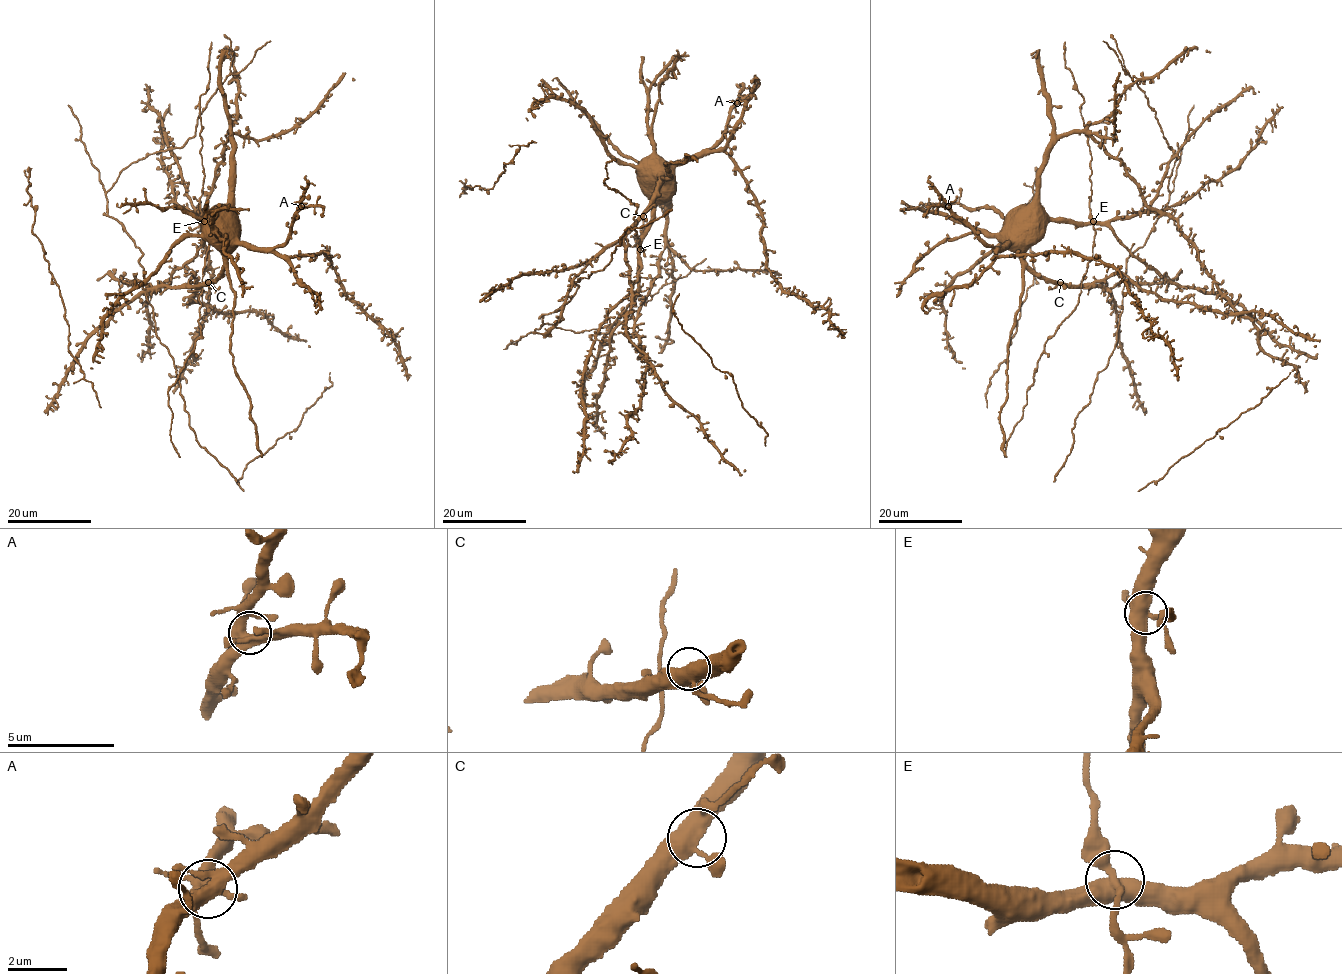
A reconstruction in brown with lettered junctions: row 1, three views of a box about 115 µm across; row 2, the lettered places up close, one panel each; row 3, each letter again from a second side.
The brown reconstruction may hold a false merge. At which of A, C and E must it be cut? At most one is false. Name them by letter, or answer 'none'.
none

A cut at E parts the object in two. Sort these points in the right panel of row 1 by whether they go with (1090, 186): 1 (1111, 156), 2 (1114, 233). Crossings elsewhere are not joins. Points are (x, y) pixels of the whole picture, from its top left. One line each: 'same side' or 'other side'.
1: other side
2: other side

